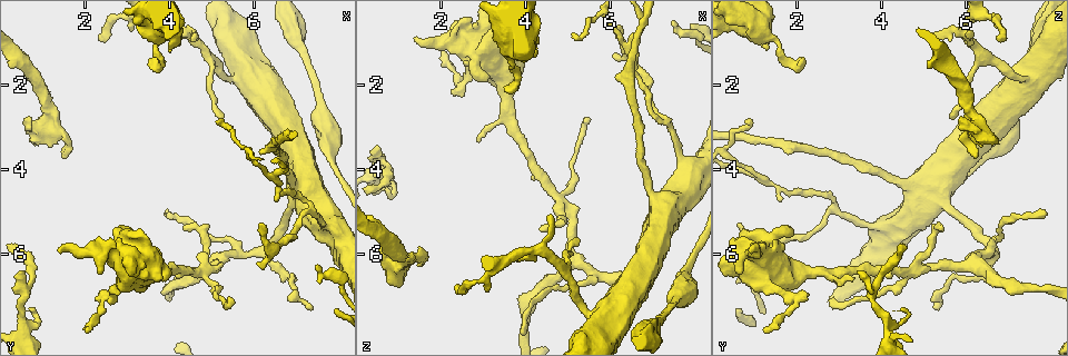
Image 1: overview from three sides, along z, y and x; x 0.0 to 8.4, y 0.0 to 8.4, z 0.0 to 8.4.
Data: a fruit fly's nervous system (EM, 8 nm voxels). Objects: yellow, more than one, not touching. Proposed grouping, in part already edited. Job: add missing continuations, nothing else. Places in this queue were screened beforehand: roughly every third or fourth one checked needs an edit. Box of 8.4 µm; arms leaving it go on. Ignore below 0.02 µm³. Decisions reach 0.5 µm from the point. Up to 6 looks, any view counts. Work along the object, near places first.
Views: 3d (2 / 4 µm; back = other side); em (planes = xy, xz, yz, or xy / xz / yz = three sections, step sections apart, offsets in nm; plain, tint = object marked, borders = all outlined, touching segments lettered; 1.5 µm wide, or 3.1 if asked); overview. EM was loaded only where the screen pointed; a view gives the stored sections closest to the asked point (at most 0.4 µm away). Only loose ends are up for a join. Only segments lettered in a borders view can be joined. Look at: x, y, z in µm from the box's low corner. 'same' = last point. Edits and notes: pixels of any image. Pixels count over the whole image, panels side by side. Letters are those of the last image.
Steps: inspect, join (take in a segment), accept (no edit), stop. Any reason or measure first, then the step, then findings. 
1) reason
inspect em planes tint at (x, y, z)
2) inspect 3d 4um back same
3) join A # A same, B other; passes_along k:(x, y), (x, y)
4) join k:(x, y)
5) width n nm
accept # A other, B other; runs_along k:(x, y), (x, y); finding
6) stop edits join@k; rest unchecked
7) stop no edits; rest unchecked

an open end
inspect 3d 2um at (2.35, 0.80, 6.75)

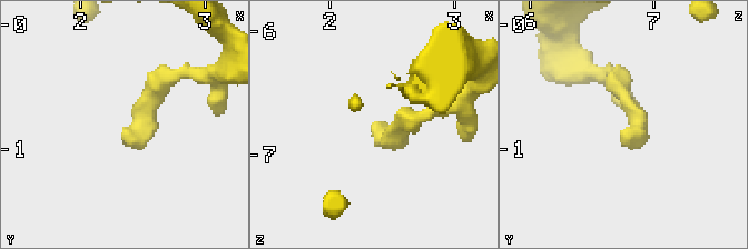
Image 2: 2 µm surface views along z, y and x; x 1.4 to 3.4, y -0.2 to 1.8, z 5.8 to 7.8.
need the tissue
inspect em yz step 4 plain at (2.38, 0.82, 6.76)

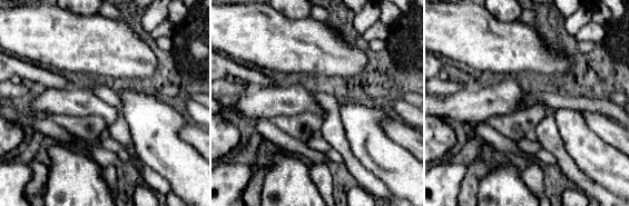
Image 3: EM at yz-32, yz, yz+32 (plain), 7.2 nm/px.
inspect em yz step 4 borders same

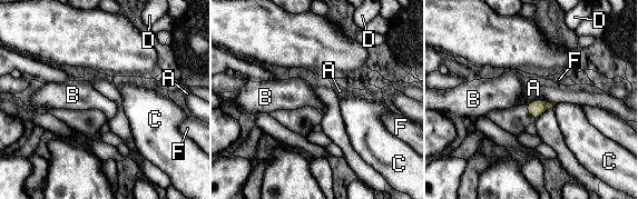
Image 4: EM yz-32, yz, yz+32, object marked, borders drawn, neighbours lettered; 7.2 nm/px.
accept # A other, B other, C other, D other, F other; no lettered segment goes on from it

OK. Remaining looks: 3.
thin end
inspect em planes borders at (5.25, 2.80, 5.65)

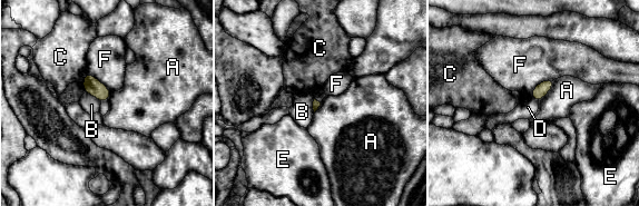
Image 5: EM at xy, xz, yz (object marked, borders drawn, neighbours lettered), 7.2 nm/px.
longest_contact F 220 nm
accept # A other, B other, C other, D other, E other, F other; no lettered segment goes on from it

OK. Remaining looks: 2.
thin end
inspect em xy step 4 borders at (3.50, 1.40, 2.15)

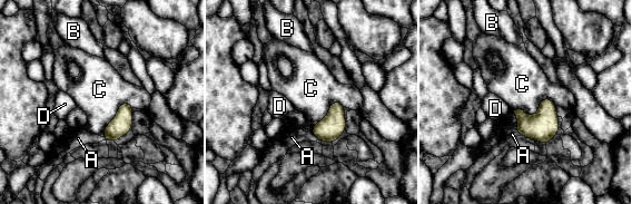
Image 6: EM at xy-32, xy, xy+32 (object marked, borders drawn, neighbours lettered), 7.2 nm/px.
cut it another way
inspect em planes borders same

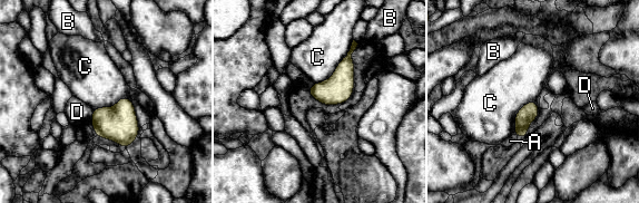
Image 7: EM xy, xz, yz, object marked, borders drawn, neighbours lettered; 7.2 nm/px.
width 130 nm
accept # A other, B other, C other, D other; border 7:(94, 109), (90, 121); no lettered segment goes on from it

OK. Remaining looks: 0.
stop no edits; rest unchecked

